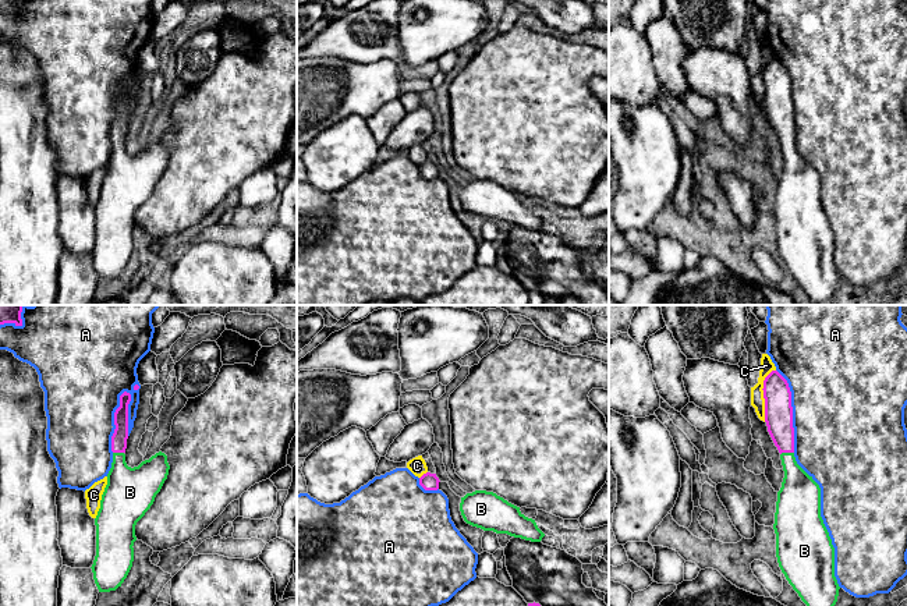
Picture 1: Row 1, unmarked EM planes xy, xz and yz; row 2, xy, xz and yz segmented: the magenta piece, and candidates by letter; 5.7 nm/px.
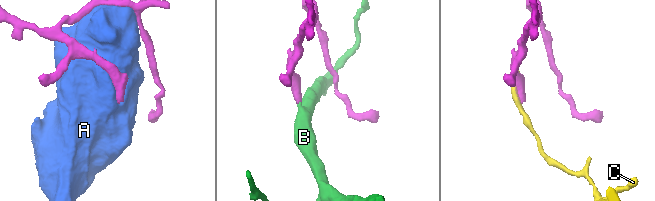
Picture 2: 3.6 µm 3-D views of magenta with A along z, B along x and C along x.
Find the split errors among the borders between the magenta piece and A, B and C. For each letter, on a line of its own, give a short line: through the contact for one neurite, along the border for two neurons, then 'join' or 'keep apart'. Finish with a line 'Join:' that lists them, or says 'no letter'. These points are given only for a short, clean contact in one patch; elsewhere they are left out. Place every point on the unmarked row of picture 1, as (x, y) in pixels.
A: keep apart
B: line yz (778, 98), (786, 140), (799, 180); join
C: keep apart
Join: B

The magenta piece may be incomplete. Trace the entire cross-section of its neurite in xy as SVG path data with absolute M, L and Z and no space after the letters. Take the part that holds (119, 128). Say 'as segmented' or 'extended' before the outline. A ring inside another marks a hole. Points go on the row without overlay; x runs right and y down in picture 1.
extended; M124 79L114 100L113 150L95 206L96 244L91 256L99 280L116 279L127 266L134 249L135 213L153 192L170 157L162 139L138 155L127 153L130 89L131 82Z

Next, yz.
extended; M772 59L763 68L765 110L780 141L784 159L777 180L773 217L776 245L782 261L814 302L829 301L837 290L839 272L835 265L835 235L821 205L821 176L796 149L791 79L787 68Z

